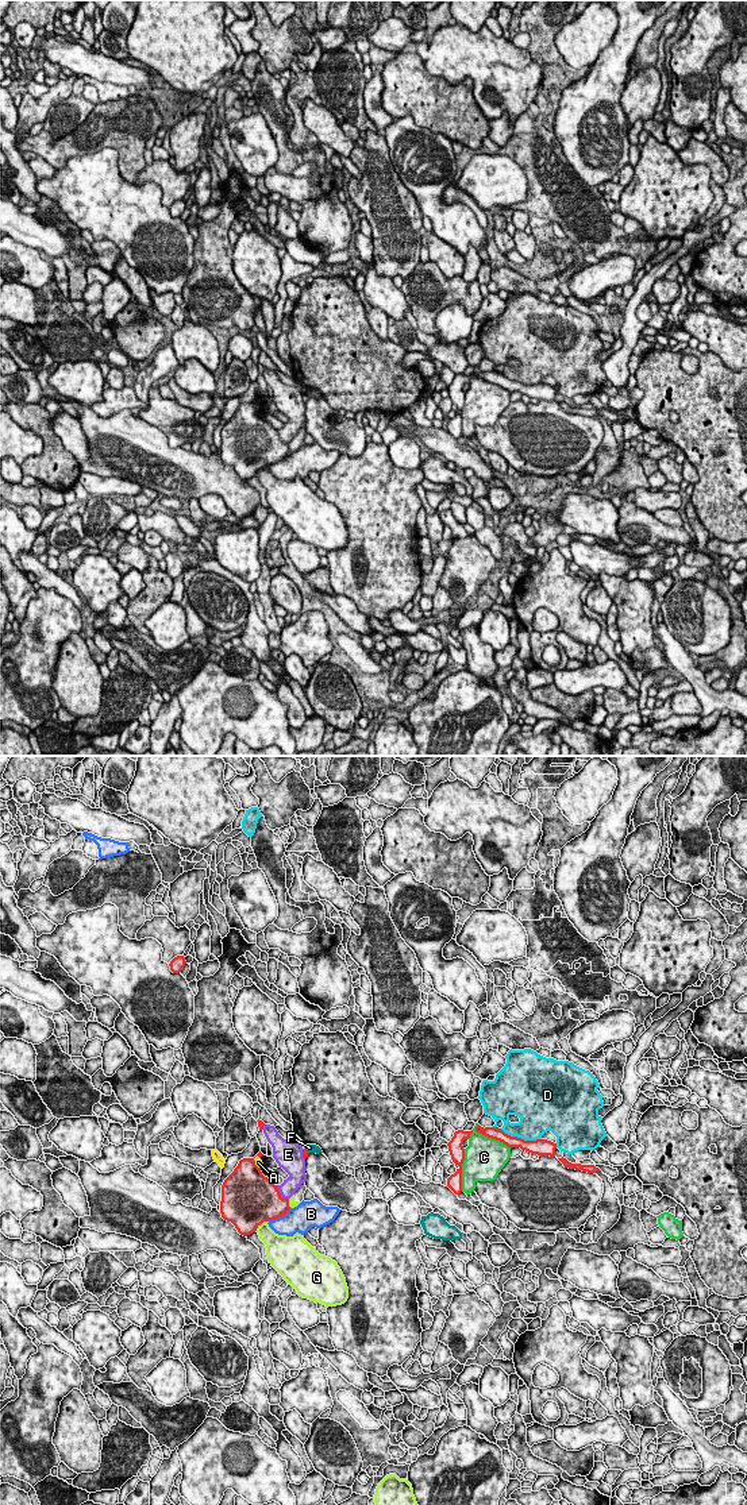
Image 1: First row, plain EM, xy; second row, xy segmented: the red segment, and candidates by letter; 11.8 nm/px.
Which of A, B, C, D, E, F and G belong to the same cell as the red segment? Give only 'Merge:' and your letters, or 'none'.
Merge: A

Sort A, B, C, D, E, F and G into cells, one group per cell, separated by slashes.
A / B / C / D / E / F / G

